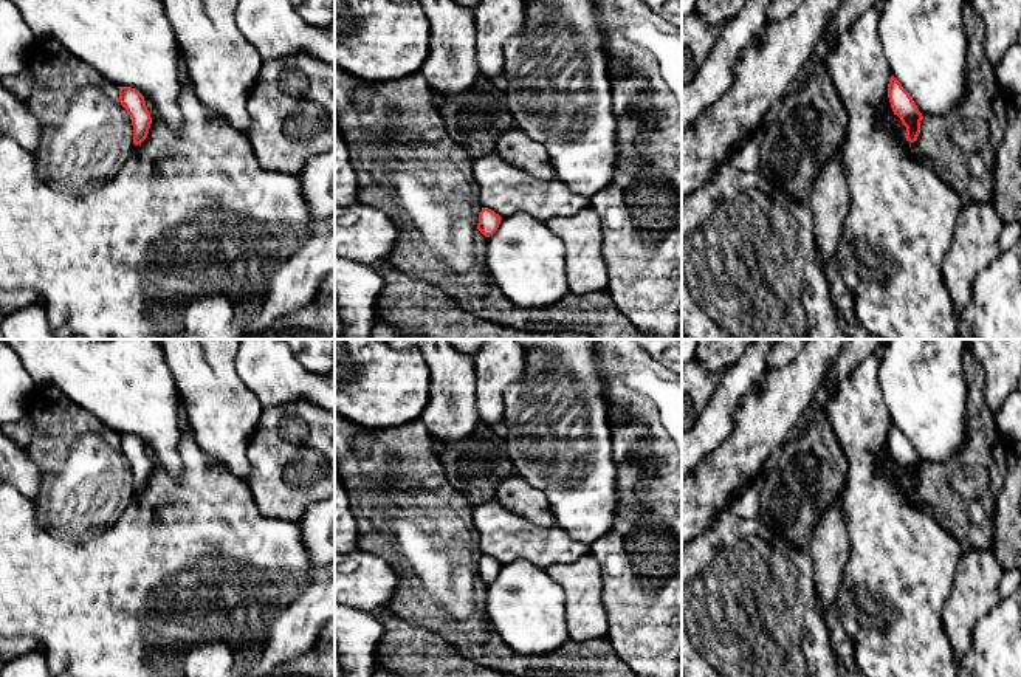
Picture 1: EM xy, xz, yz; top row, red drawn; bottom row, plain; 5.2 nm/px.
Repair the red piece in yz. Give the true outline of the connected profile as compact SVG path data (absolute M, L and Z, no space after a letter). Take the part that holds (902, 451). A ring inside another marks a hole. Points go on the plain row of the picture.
M894 423L889 424L888 445L894 462L897 462L902 471L906 474L906 488L917 488L917 483L920 480L920 468L923 466L923 463L909 440Z

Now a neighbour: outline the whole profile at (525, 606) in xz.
M516 559L502 565L497 578L486 584L485 610L497 635L517 654L550 654L570 640L562 589L544 569L527 559Z

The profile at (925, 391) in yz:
M889 339L880 356L885 407L923 465L942 466L967 440L965 339Z

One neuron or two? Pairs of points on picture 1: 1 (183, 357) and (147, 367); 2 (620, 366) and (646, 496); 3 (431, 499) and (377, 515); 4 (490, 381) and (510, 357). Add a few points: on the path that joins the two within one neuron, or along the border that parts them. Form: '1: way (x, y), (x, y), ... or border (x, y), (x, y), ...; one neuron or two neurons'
1: border (163, 355), (180, 395); two neurons
2: way (622, 398), (634, 419), (646, 463); one neuron
3: way (417, 498), (391, 498), (388, 501); one neuron
4: way (495, 375), (504, 363); one neuron

